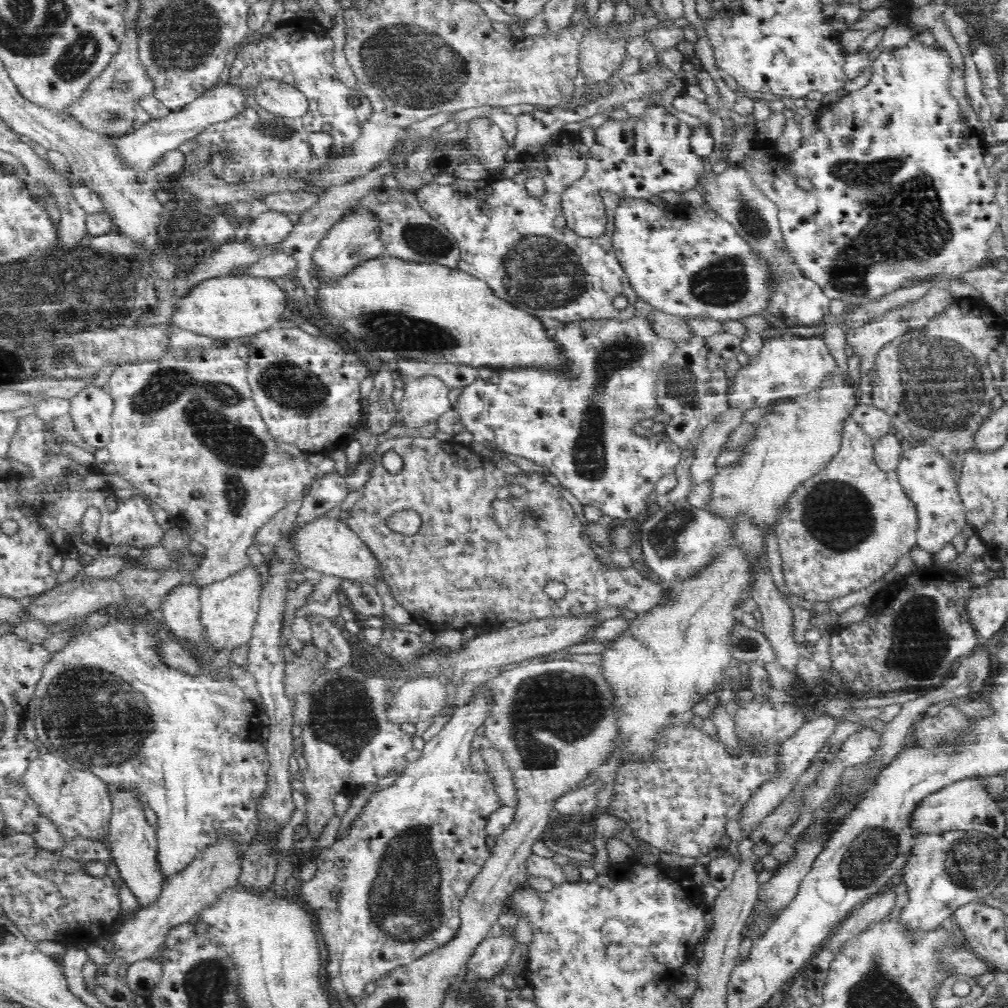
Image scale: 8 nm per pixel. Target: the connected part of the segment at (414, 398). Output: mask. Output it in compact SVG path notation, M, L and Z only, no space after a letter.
M427 375L420 378L410 378L404 388L405 394L401 400L395 424L402 426L402 428L412 428L412 430L418 430L424 426L434 426L442 414L453 410L452 402L448 398L450 391L451 389L436 376Z

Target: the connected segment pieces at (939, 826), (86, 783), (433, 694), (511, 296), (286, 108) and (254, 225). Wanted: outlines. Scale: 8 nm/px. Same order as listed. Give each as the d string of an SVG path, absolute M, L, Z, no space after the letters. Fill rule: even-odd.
M982 776L954 781L954 784L926 796L922 804L914 810L914 814L913 831L916 835L978 830L986 833L989 840L1005 836L1005 813L998 805L997 797L990 793L989 785L986 785Z
M42 753L36 760L30 761L19 778L19 784L38 808L39 814L56 827L64 845L78 836L102 843L110 835L113 804L109 784L95 772L74 767L59 756Z
M437 675L410 678L391 698L388 719L400 724L432 720L446 706L450 691L450 685L444 686Z
M562 128L545 146L526 148L526 152L518 157L526 163L526 172L515 175L512 179L489 176L482 180L465 180L456 177L452 184L439 185L432 181L430 184L424 184L416 192L420 206L455 236L461 252L458 268L483 280L496 296L506 300L514 308L541 320L555 318L571 323L586 319L626 320L634 316L637 312L638 293L630 284L624 267L618 261L612 242L615 214L621 198L608 190L601 190L598 194L600 202L604 204L606 232L597 237L578 236L568 228L564 216L562 194L566 188L570 188L574 182L586 176L590 148L582 143L579 133L572 133ZM528 176L540 178L544 182L544 194L540 198L534 198L526 191ZM619 295L628 298L628 305L624 309L614 307L613 300Z
M276 79L262 81L255 93L264 110L282 118L302 118L310 110L308 97L300 89Z
M261 208L250 221L244 241L251 246L270 248L280 244L290 234L293 226L287 214Z

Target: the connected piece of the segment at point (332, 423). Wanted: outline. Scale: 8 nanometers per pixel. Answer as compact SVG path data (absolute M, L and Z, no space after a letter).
M275 328L258 332L247 343L250 360L247 380L256 407L266 424L269 435L279 442L294 444L302 453L323 453L344 450L356 433L363 428L360 384L369 376L368 368L356 354L346 352L338 342L326 336L312 336L298 328Z

